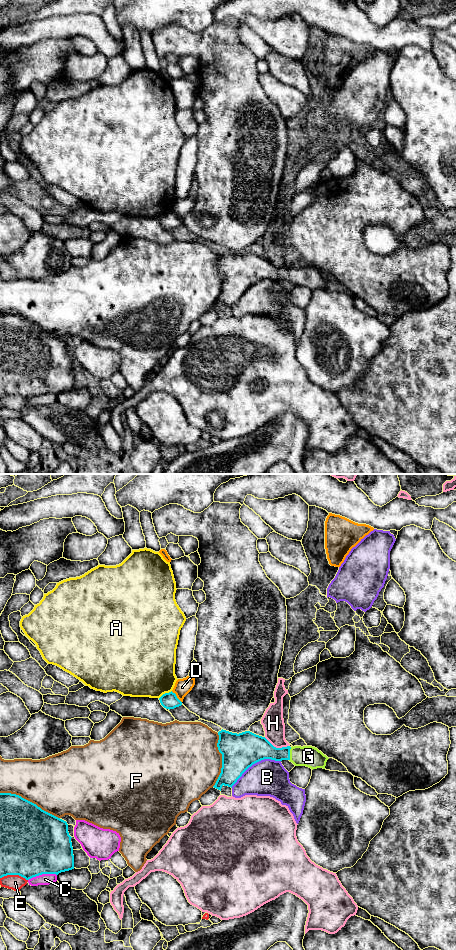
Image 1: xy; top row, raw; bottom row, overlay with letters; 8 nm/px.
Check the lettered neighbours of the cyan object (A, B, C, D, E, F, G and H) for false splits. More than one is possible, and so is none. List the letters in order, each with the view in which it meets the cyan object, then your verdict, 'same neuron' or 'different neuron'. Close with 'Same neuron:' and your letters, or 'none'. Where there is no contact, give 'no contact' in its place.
A: xy | different neuron
B: xy | different neuron
C: xy | different neuron
D: xy | different neuron
E: xy | different neuron
F: xy | different neuron
G: xy | same neuron
H: xy | different neuron
Same neuron: G

